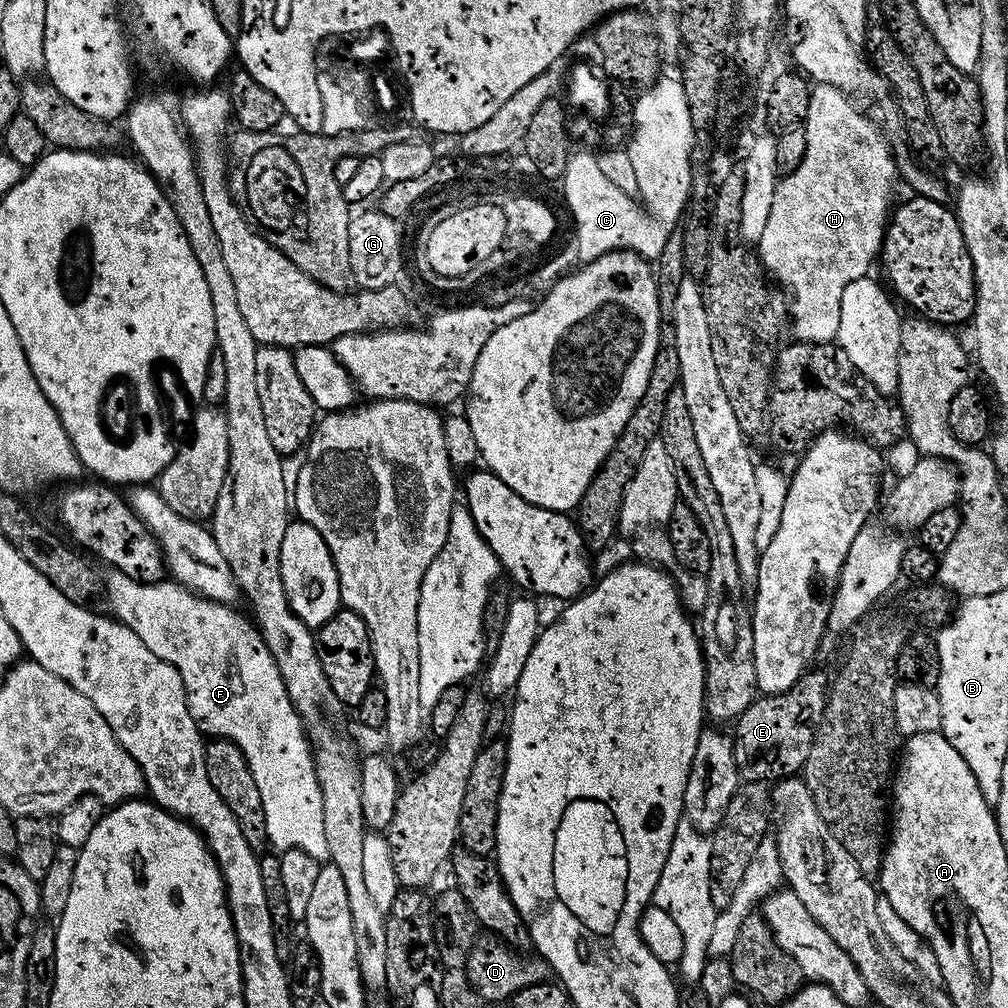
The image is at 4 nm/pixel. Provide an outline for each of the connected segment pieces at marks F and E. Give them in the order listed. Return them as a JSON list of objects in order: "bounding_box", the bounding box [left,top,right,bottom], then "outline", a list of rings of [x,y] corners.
[{"bounding_box":[102,570,328,862],"outline":[[[115,570],[109,571],[107,573],[109,576],[105,575],[102,580],[102,588],[106,593],[106,600],[108,596],[108,604],[112,609],[110,609],[111,615],[115,617],[115,619],[127,624],[130,630],[134,630],[134,634],[138,634],[138,638],[142,638],[142,642],[146,642],[146,647],[150,649],[154,654],[158,654],[158,658],[162,658],[162,662],[170,662],[173,664],[178,670],[178,674],[182,674],[182,682],[184,683],[184,689],[186,690],[186,694],[188,695],[188,705],[190,706],[190,714],[194,718],[194,722],[200,728],[200,731],[204,733],[205,737],[208,738],[219,738],[222,740],[229,740],[230,742],[234,742],[237,744],[242,750],[242,754],[246,754],[246,762],[250,766],[250,774],[254,774],[254,783],[258,786],[258,791],[262,793],[262,810],[266,810],[266,834],[268,835],[268,843],[271,845],[273,849],[276,850],[285,850],[290,848],[297,848],[298,850],[305,851],[306,854],[310,856],[310,858],[317,860],[319,862],[324,862],[328,860],[328,851],[326,850],[326,829],[324,827],[324,822],[322,822],[322,790],[318,786],[318,774],[316,773],[316,760],[312,756],[312,745],[308,742],[308,733],[304,726],[304,721],[301,720],[300,715],[296,713],[296,708],[290,702],[290,698],[286,694],[286,686],[282,682],[282,674],[278,670],[278,666],[274,662],[274,658],[270,654],[270,650],[266,646],[266,642],[261,638],[259,631],[247,619],[246,621],[242,620],[230,607],[227,603],[220,603],[214,600],[208,600],[204,596],[197,595],[196,592],[192,591],[191,588],[184,587],[184,585],[176,582],[175,579],[165,578],[163,580],[159,580],[156,584],[140,584],[136,580],[131,580],[130,578],[126,578],[126,574],[122,574],[121,572],[117,572]]]},{"bounding_box":[732,668,829,782],"outline":[[[814,668],[804,673],[799,682],[795,683],[790,690],[761,695],[743,711],[734,722],[734,730],[732,729],[735,762],[739,766],[740,777],[743,781],[772,782],[782,777],[793,777],[803,769],[813,745],[814,734],[821,724],[822,714],[825,713],[829,687],[829,675]]]}]

